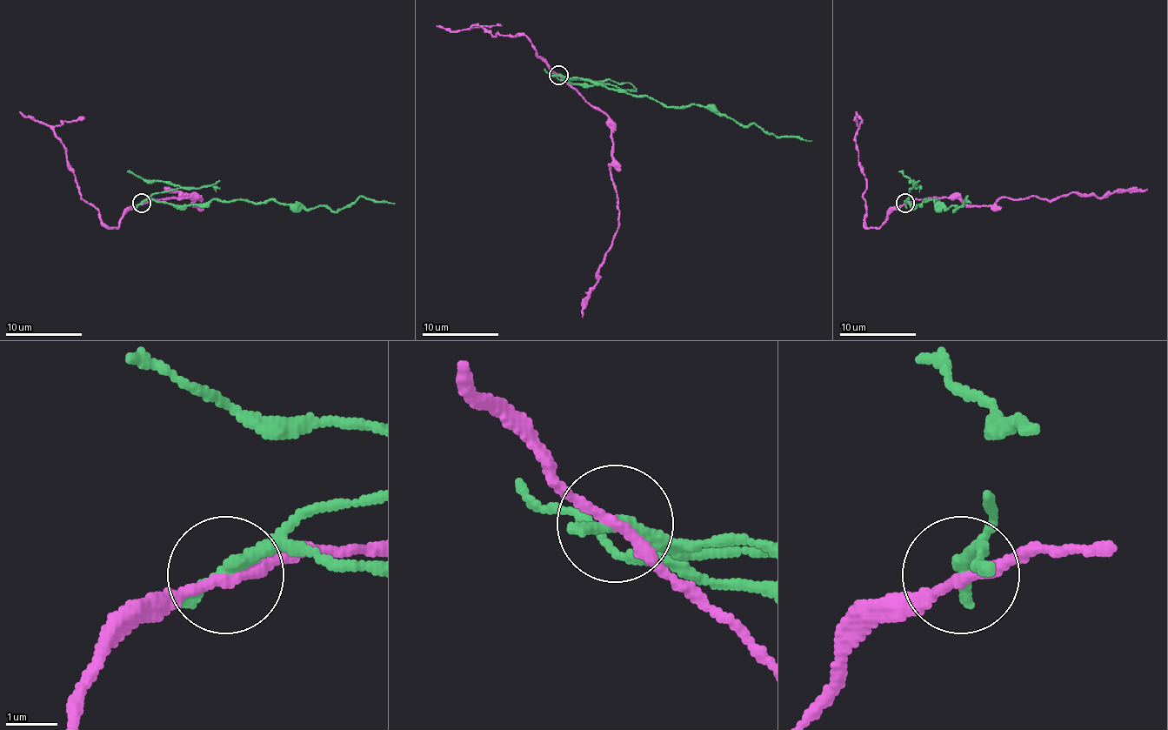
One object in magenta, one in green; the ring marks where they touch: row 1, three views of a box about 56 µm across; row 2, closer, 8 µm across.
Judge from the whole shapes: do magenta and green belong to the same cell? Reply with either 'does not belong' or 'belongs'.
does not belong

